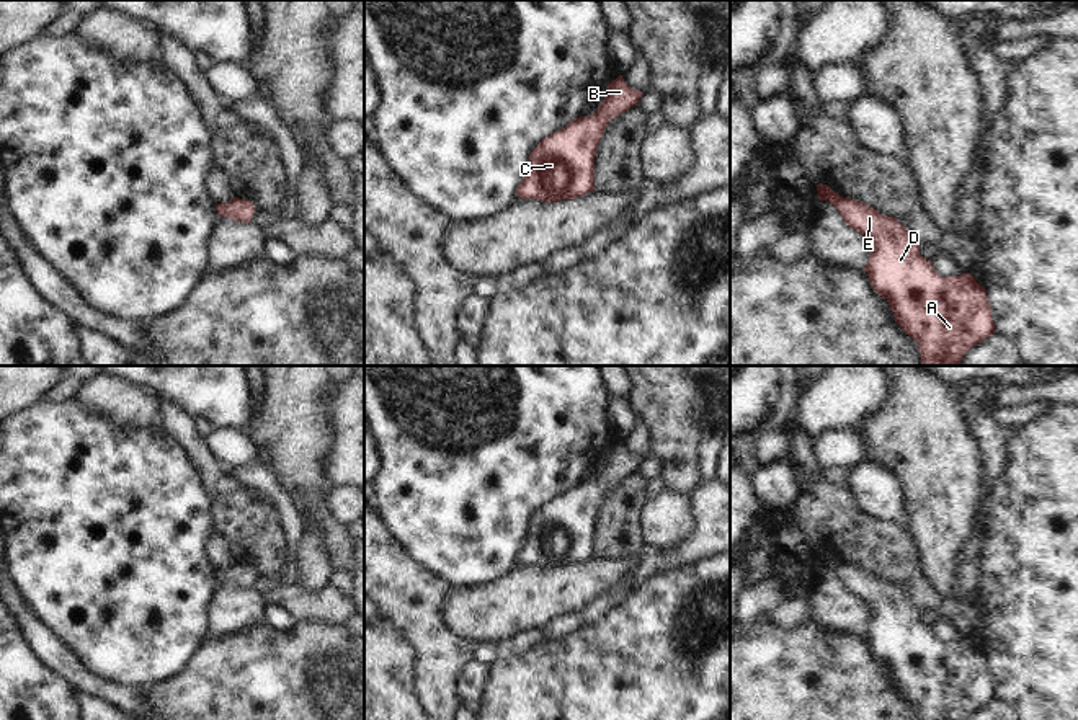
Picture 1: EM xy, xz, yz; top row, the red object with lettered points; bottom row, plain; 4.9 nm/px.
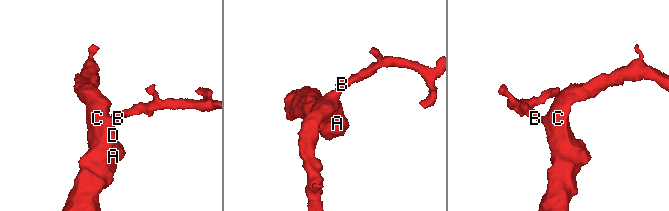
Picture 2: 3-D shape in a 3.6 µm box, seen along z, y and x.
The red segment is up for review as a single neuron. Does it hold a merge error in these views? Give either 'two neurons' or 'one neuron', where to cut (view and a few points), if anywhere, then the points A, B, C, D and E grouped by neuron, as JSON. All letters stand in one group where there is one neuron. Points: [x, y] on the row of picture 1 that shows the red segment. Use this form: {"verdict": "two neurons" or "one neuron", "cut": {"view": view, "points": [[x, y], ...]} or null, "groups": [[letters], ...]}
{"verdict": "one neuron", "cut": null, "groups": [["A", "B", "C", "D", "E"]]}

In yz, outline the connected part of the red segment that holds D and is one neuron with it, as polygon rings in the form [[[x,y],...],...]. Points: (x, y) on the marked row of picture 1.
[[[817,184],[818,201],[831,202],[844,222],[871,243],[864,271],[872,289],[882,296],[903,331],[916,341],[921,366],[959,366],[965,353],[995,333],[995,322],[985,287],[970,273],[939,276],[933,261],[920,255],[921,243],[895,217],[843,198],[826,184]]]

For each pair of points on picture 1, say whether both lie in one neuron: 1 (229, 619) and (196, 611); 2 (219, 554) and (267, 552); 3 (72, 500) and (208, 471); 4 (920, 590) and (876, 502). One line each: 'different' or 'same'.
1: different
2: different
3: different
4: different

